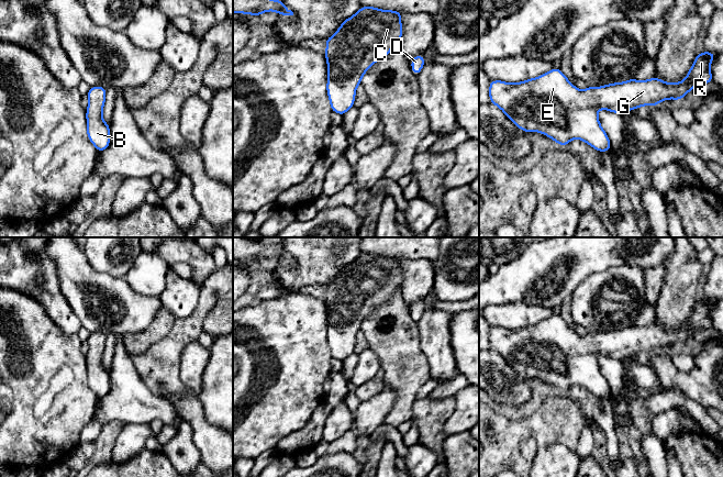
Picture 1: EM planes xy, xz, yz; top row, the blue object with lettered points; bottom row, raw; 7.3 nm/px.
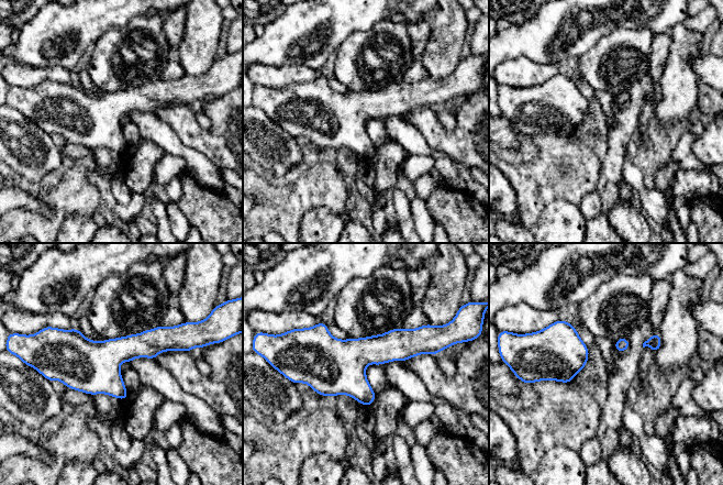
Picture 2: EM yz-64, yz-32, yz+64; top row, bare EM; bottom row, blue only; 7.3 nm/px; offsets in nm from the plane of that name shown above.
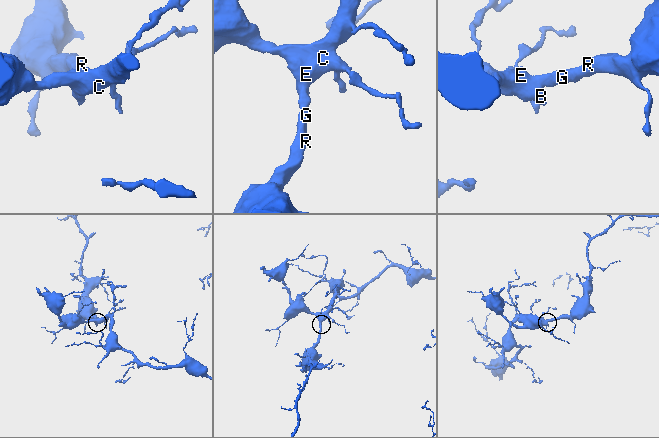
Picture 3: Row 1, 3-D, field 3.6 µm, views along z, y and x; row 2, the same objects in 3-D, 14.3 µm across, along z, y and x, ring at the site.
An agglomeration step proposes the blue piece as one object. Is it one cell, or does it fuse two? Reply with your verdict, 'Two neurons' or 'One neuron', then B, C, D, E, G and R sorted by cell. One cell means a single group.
One neuron. Groups: B C D E G R

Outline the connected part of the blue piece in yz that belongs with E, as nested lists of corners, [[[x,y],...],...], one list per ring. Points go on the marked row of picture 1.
[[[707,51],[697,54],[687,77],[680,82],[665,82],[656,77],[648,80],[631,78],[623,82],[613,82],[601,87],[589,86],[586,90],[575,87],[559,68],[553,67],[546,74],[520,82],[510,84],[502,80],[491,80],[489,99],[522,131],[527,133],[540,132],[557,142],[559,146],[568,145],[570,141],[578,138],[598,152],[610,152],[609,136],[598,118],[600,109],[624,114],[643,106],[658,106],[660,101],[668,99],[679,101],[692,91],[696,85],[713,82],[710,66],[715,56],[716,53]]]

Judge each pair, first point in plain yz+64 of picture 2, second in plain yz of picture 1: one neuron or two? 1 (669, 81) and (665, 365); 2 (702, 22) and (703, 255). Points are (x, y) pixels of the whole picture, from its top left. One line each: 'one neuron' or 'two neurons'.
1: two neurons
2: one neuron

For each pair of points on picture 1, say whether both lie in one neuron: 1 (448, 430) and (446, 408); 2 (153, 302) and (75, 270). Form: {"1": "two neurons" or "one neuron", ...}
{"1": "two neurons", "2": "one neuron"}

